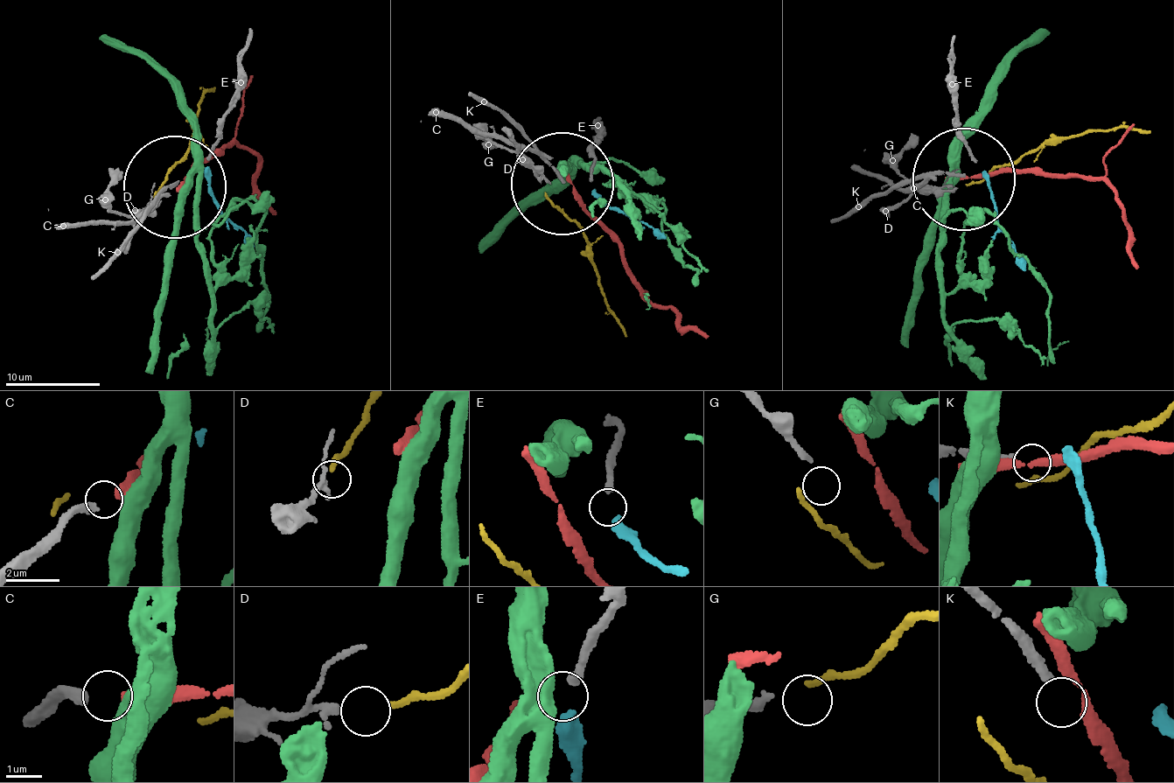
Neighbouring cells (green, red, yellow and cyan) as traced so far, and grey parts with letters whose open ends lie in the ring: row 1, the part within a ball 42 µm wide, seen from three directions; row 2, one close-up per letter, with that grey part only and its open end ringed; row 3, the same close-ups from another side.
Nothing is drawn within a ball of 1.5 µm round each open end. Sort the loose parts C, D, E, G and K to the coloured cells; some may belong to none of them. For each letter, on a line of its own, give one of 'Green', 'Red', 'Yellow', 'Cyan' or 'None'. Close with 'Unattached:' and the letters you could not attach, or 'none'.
C: Red
D: Yellow
E: Cyan
G: None
K: None
Unattached: G, K

